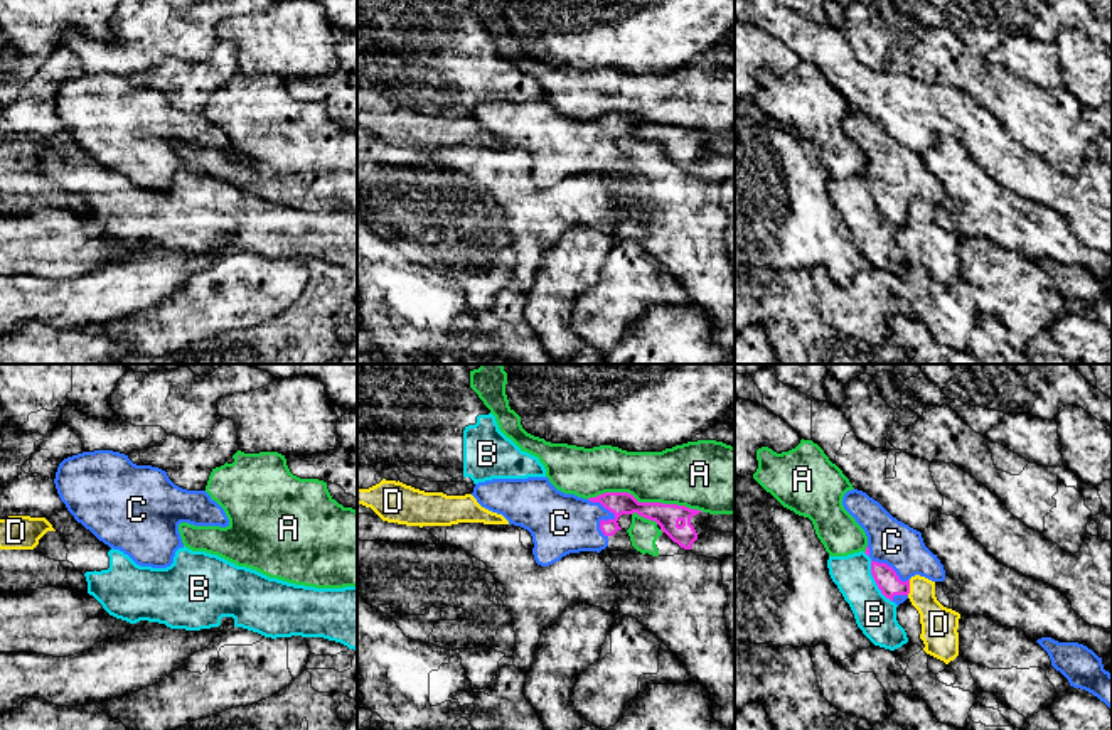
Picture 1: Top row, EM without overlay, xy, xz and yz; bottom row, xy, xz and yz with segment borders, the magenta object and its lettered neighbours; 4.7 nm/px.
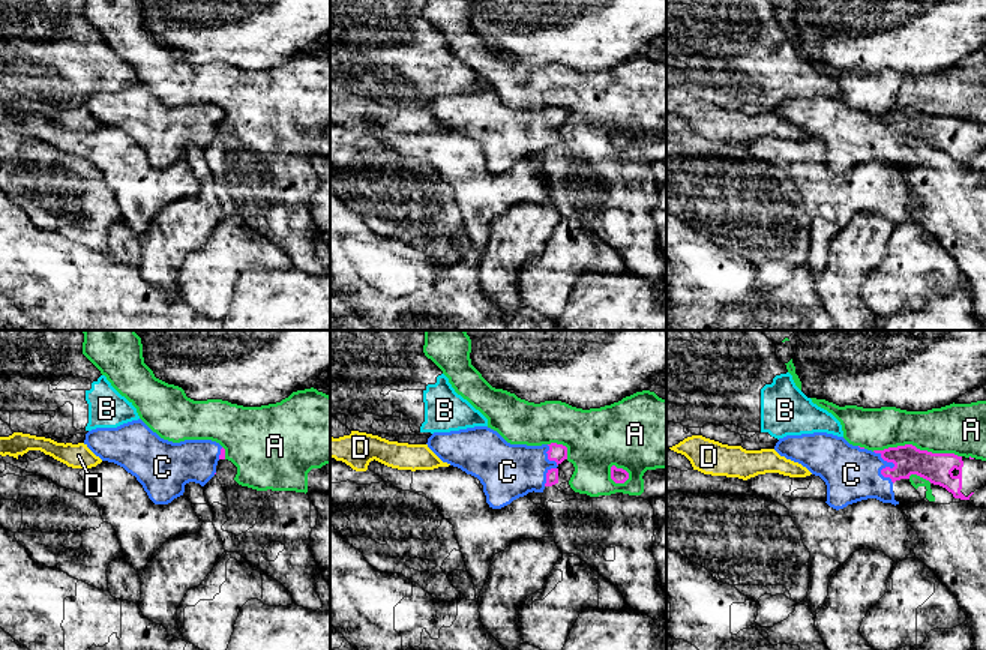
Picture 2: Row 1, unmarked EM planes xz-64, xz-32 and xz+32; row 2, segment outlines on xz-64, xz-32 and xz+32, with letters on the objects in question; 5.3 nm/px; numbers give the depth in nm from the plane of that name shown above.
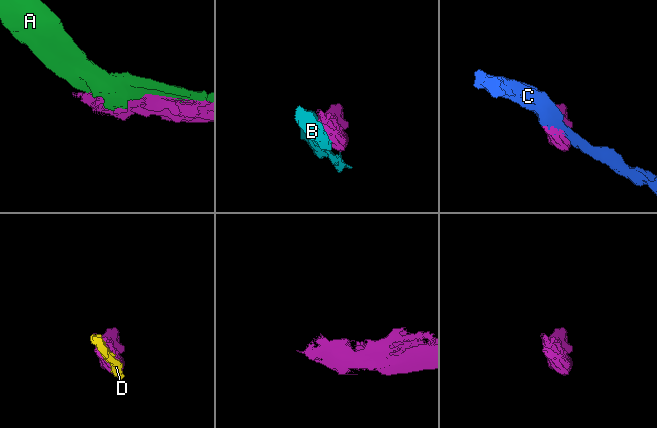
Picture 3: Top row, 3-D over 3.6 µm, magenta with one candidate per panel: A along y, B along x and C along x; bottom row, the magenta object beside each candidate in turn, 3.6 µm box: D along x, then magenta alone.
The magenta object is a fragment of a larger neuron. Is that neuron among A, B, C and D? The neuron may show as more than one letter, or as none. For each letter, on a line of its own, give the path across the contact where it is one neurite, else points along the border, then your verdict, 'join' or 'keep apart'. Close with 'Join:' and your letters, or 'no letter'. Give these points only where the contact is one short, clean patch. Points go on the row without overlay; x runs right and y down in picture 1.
A: keep apart
B: keep apart
C: join
D: along yz (910, 203), (907, 216) | keep apart
Join: C

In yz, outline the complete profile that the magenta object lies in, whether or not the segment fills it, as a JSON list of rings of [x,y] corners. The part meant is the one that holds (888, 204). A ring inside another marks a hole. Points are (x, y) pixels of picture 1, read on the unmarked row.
[[[853,111],[842,120],[844,132],[868,158],[866,177],[871,180],[871,197],[881,216],[903,226],[915,197],[944,204],[945,192],[937,177],[923,165],[922,155],[893,140],[866,115]]]

